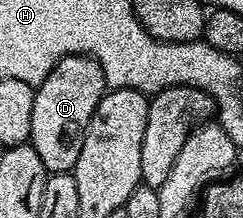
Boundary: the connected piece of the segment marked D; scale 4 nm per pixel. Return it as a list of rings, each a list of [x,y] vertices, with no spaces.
[[[68,55],[63,57],[51,69],[51,73],[35,89],[35,109],[31,109],[31,133],[29,143],[39,153],[39,161],[43,161],[46,172],[72,172],[75,161],[79,161],[79,149],[83,149],[83,137],[87,133],[87,125],[105,95],[105,74],[97,59],[89,55]]]

